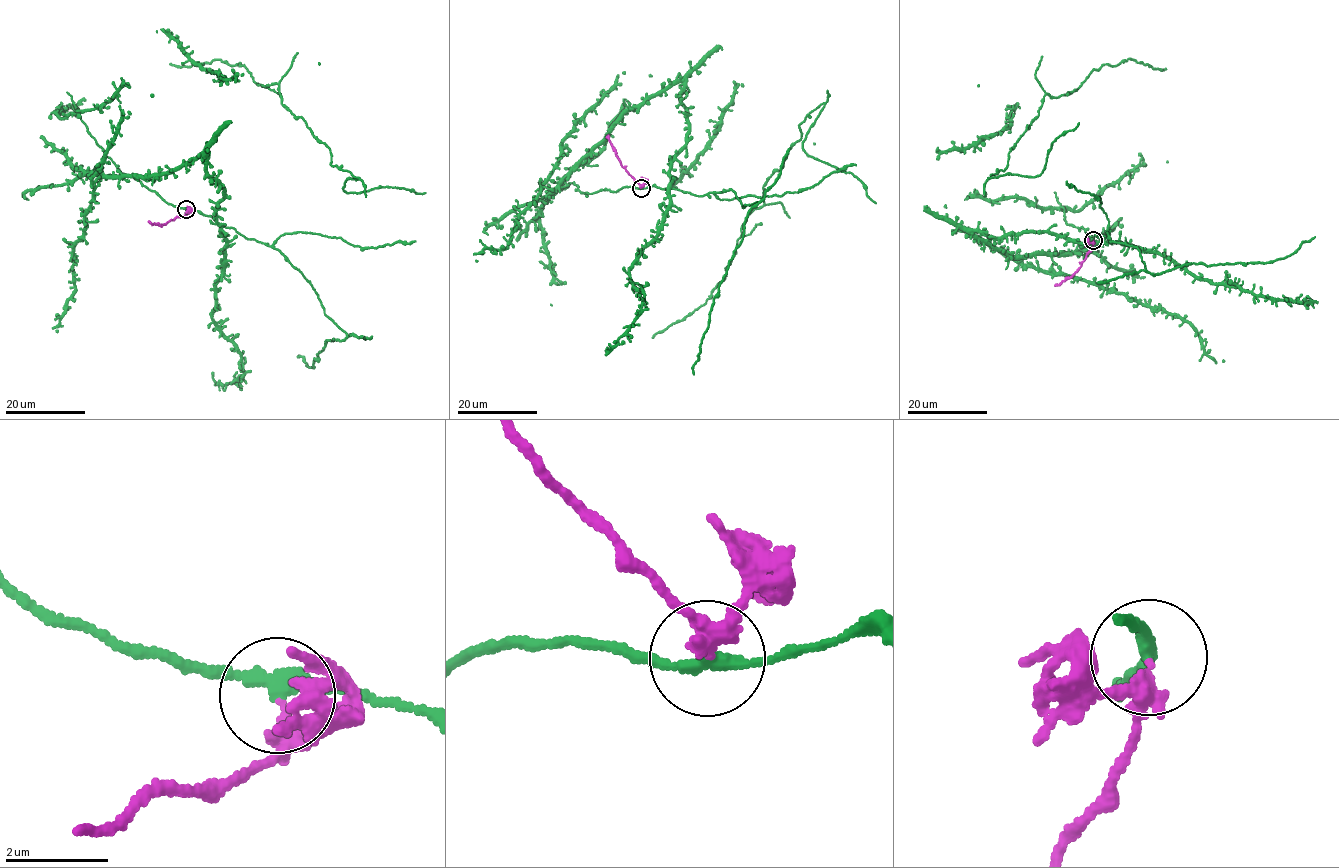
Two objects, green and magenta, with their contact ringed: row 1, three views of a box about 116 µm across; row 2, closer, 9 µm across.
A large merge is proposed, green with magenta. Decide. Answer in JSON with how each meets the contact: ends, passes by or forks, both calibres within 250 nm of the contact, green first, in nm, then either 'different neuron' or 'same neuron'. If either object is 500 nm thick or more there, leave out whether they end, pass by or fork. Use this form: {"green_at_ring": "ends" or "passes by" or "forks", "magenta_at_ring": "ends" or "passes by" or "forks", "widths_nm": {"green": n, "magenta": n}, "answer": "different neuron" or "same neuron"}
{"green_at_ring": "passes by", "magenta_at_ring": "ends", "widths_nm": {"green": 240, "magenta": 240}, "answer": "different neuron"}

